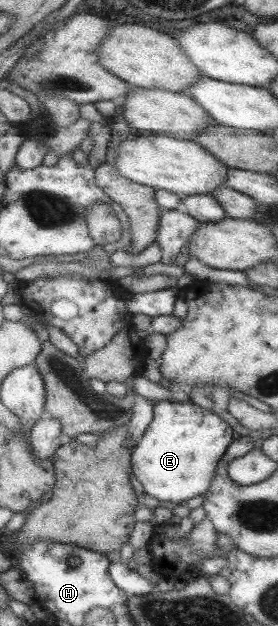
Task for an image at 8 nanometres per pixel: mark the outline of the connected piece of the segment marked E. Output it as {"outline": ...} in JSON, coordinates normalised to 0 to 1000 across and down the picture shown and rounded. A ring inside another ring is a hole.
{"outline":[[[583,639],[554,647],[550,671],[518,690],[514,700],[486,709],[475,722],[475,754],[511,772],[522,789],[561,799],[608,800],[626,808],[676,800],[683,796],[737,789],[755,780],[781,752],[784,736],[838,706],[838,685],[784,661],[766,661],[683,642]]]}

